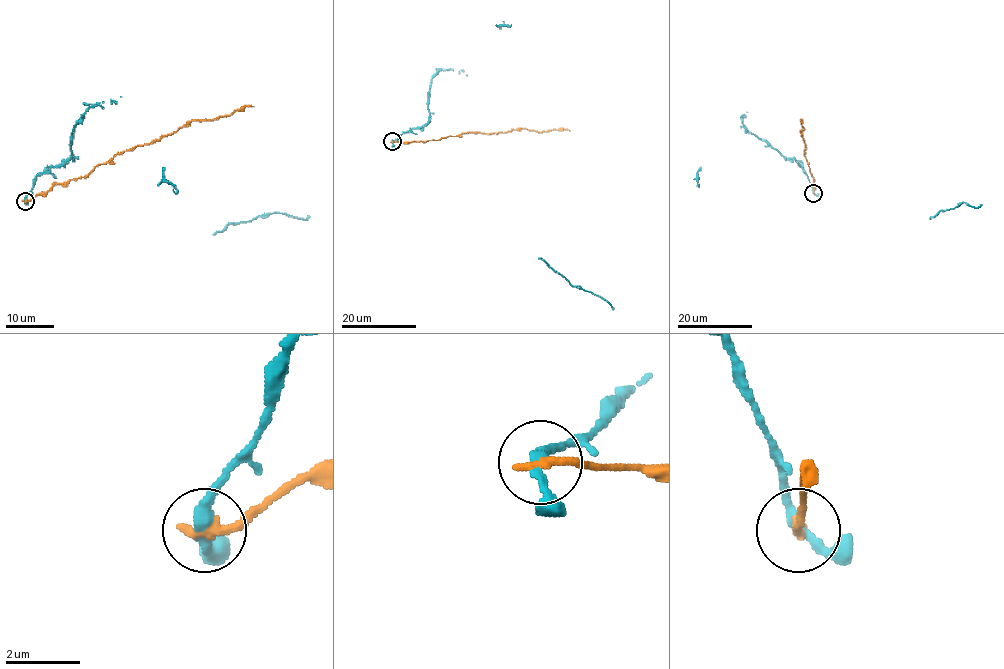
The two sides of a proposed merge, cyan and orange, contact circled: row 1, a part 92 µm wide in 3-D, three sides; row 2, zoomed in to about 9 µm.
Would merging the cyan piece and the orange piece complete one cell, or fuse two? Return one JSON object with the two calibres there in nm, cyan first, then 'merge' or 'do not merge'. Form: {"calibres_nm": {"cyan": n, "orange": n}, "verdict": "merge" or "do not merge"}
{"calibres_nm": {"cyan": 280, "orange": 280}, "verdict": "do not merge"}

